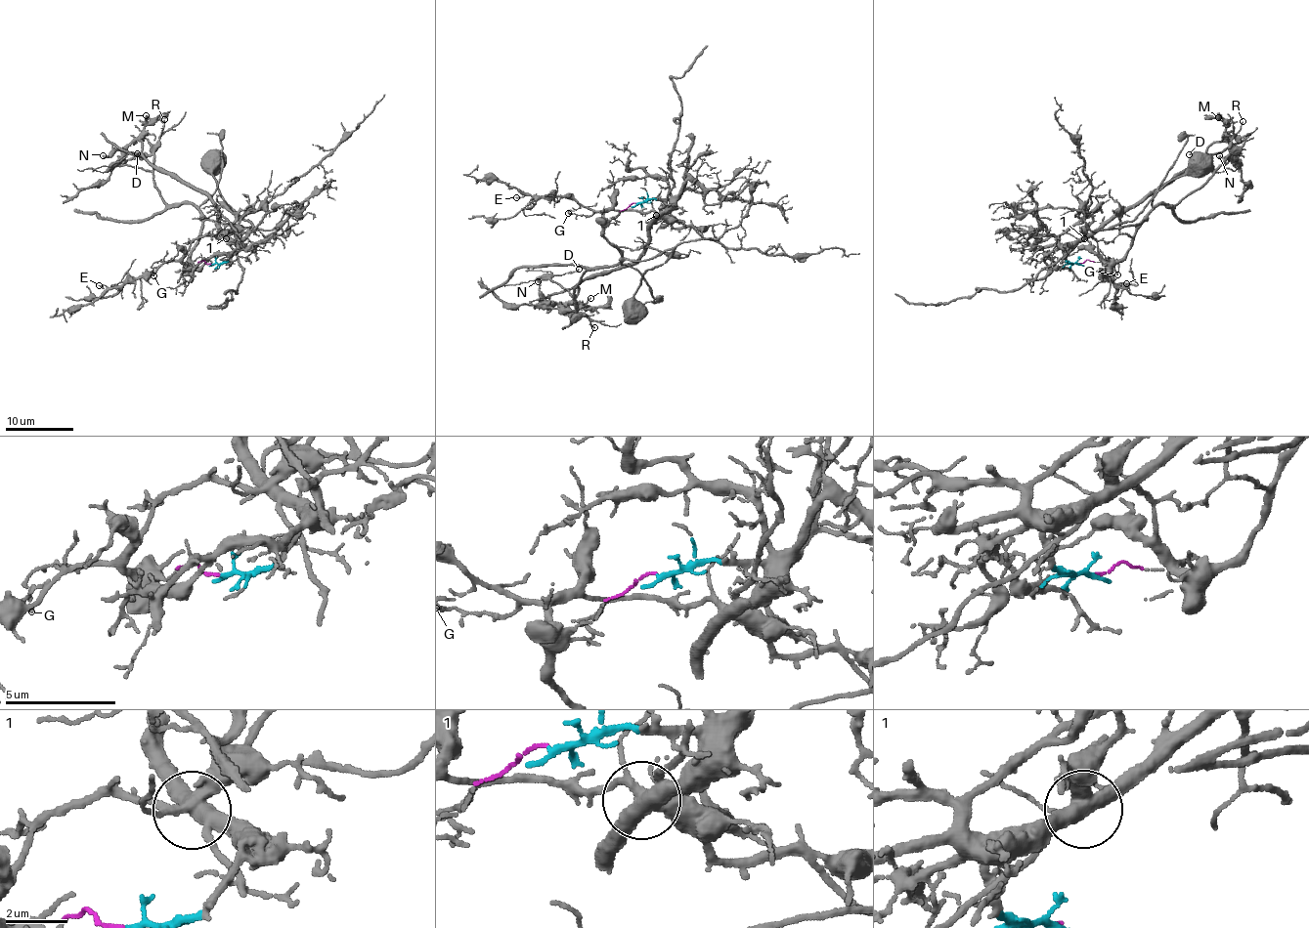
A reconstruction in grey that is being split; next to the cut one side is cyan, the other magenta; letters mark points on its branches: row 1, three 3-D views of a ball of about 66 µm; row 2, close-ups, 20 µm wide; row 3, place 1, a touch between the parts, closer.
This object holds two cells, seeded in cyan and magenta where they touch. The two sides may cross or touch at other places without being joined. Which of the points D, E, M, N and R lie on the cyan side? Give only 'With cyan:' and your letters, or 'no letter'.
With cyan: M, N

